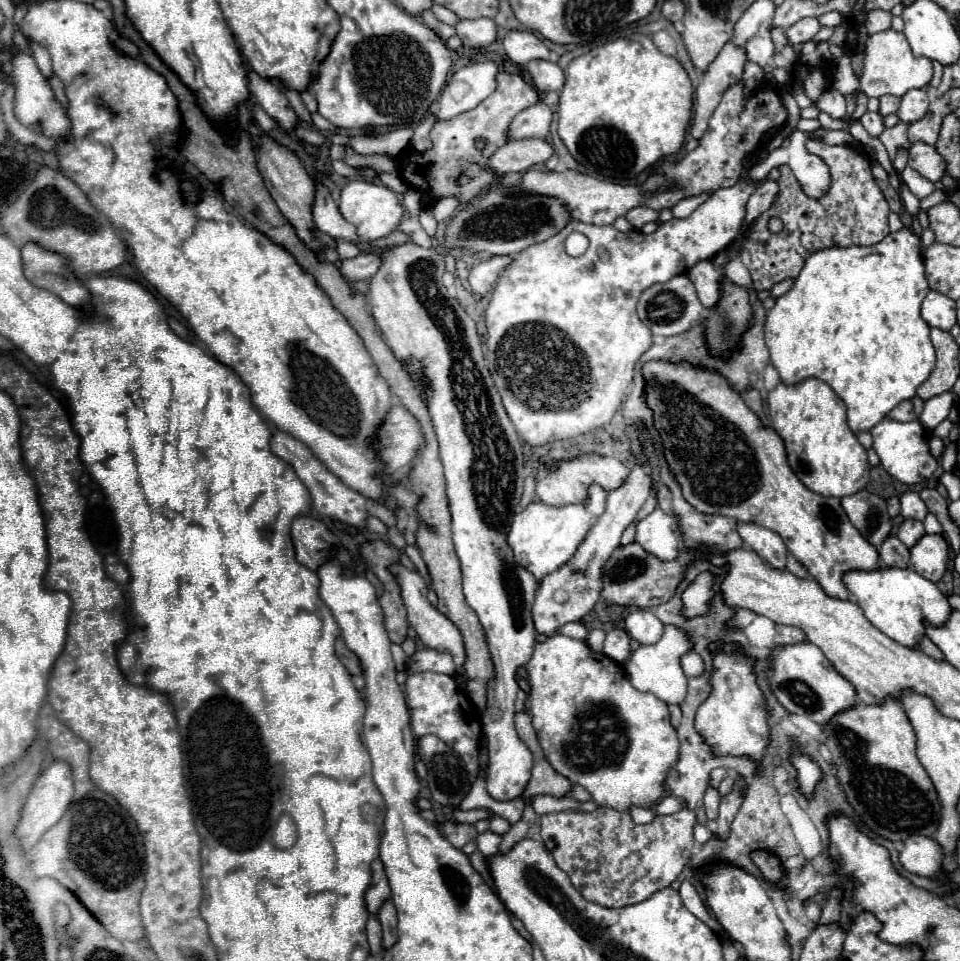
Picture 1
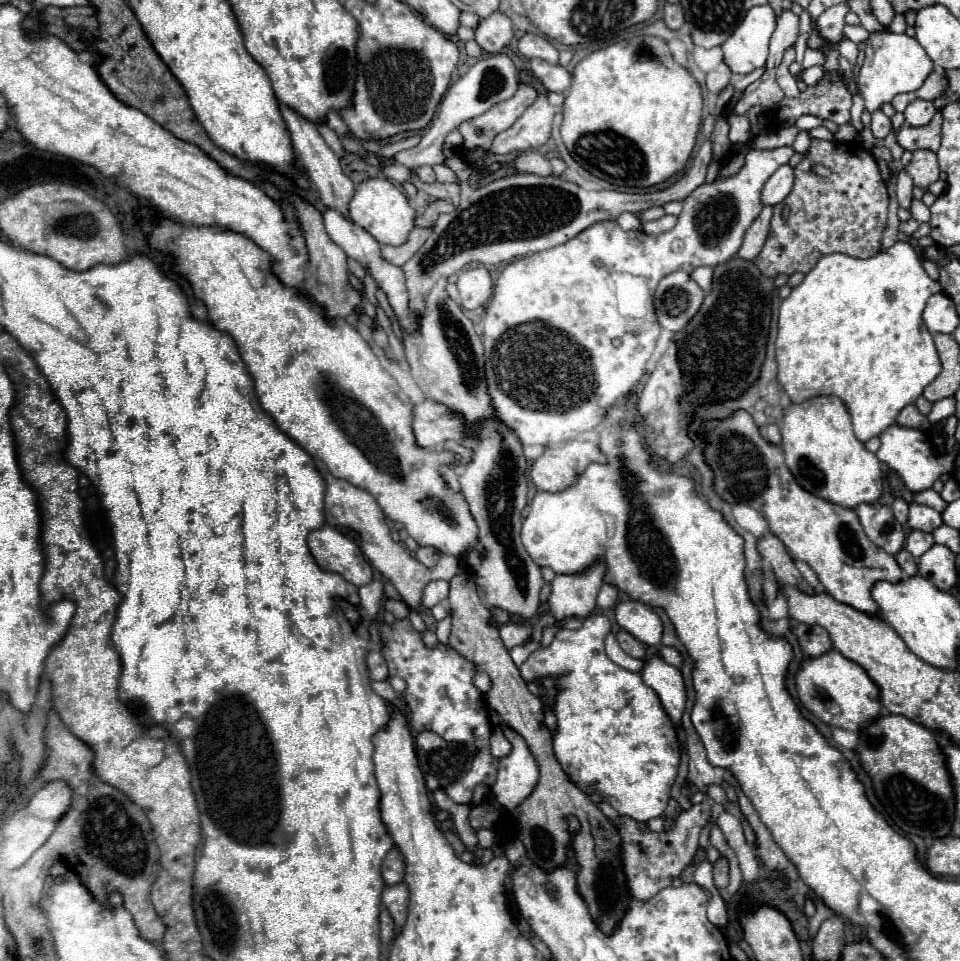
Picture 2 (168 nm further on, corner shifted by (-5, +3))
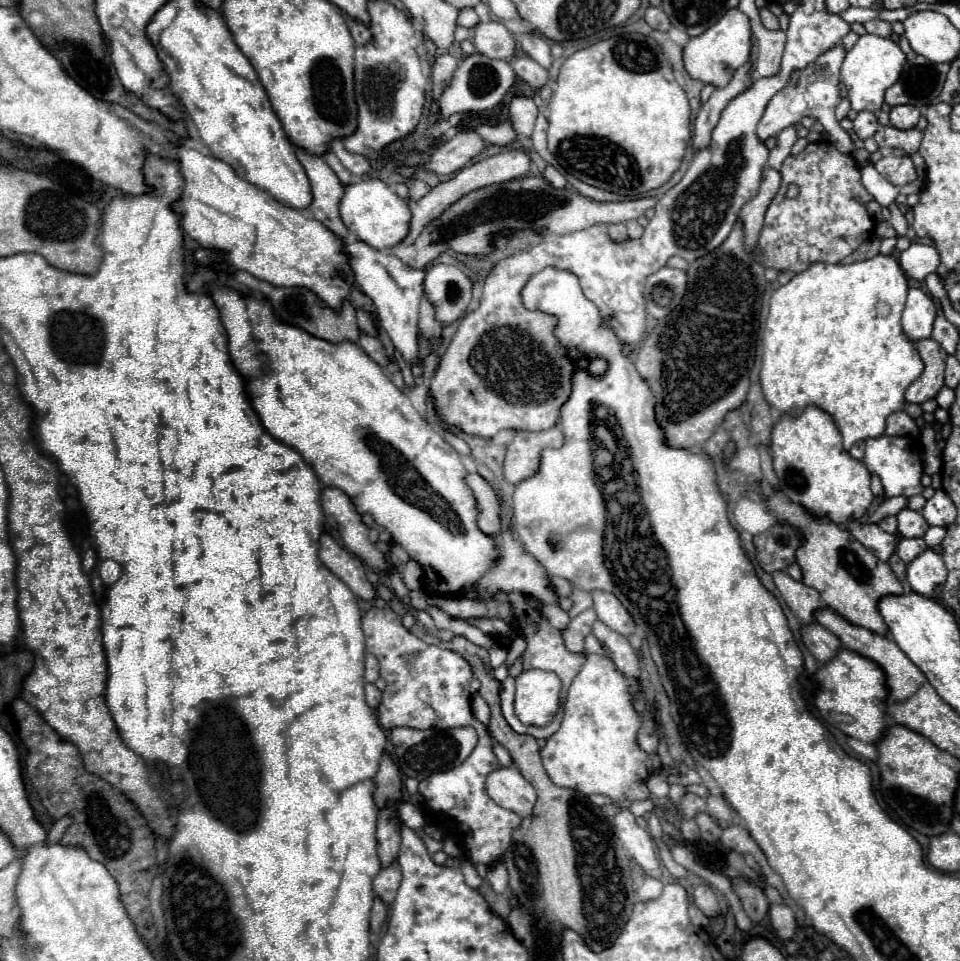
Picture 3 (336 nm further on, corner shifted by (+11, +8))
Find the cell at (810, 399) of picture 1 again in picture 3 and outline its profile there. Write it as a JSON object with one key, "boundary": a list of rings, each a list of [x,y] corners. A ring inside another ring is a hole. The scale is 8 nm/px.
{"boundary":[[[808,406],[798,418],[782,416],[772,430],[774,472],[782,492],[790,502],[804,506],[816,518],[830,518],[834,524],[858,520],[870,508],[874,496],[870,490],[870,472],[864,462],[854,460],[842,446],[842,436],[834,420],[820,408]]]}

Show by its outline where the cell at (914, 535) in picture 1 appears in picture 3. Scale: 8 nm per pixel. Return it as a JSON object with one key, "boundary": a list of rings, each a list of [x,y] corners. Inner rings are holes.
{"boundary":[[[902,538],[902,540],[898,542],[896,554],[900,556],[902,562],[910,564],[916,556],[920,556],[920,554],[926,552],[926,550],[928,550],[928,546],[926,546],[926,542],[924,542],[922,538]]]}

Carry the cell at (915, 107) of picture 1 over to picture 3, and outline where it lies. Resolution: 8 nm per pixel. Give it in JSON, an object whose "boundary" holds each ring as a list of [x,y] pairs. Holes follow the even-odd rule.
{"boundary":[[[894,106],[890,110],[890,126],[898,130],[916,128],[918,118],[920,118],[920,112],[916,106]]]}

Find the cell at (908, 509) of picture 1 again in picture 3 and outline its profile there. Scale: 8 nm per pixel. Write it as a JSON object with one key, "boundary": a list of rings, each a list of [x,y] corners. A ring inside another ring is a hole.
{"boundary":[[[904,508],[896,518],[898,518],[898,532],[904,538],[922,538],[926,534],[926,530],[930,528],[928,522],[924,520],[924,516],[910,508]]]}

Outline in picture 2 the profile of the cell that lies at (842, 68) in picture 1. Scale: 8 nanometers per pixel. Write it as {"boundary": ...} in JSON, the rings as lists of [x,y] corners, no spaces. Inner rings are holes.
{"boundary":[[[844,39],[844,41],[840,43],[838,51],[840,51],[840,55],[844,55],[852,65],[856,65],[856,57],[858,57],[858,47],[856,47],[856,43]]]}

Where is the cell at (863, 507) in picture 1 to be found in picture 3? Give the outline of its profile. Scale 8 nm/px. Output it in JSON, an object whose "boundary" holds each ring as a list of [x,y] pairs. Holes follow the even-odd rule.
{"boundary":[[[850,520],[848,528],[850,528],[850,534],[882,562],[888,562],[888,558],[894,554],[896,538],[880,530],[878,524],[860,524],[856,520]]]}

